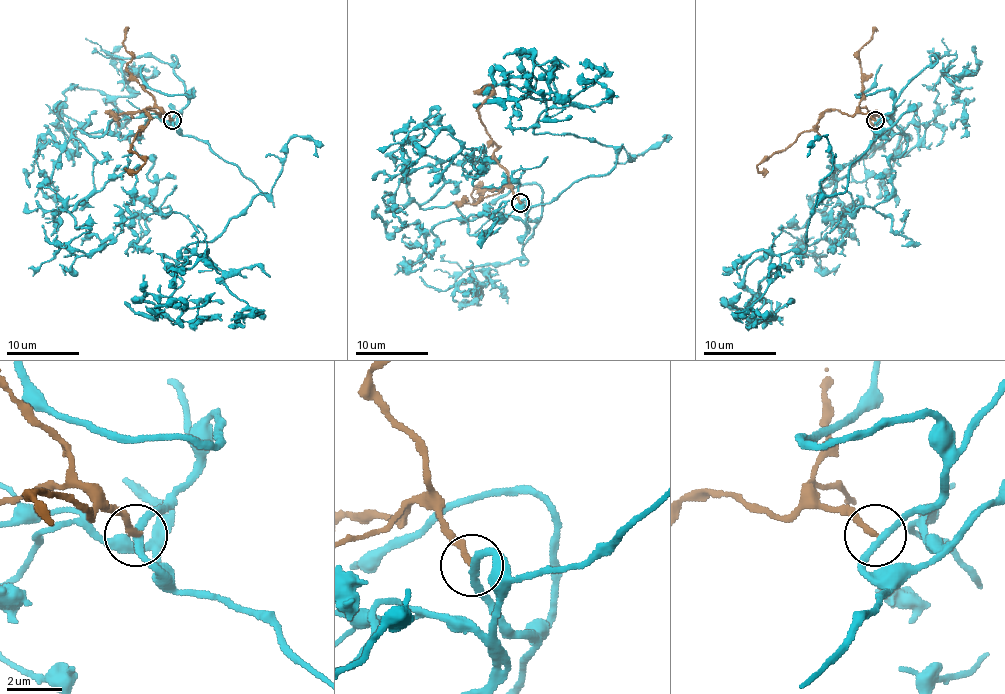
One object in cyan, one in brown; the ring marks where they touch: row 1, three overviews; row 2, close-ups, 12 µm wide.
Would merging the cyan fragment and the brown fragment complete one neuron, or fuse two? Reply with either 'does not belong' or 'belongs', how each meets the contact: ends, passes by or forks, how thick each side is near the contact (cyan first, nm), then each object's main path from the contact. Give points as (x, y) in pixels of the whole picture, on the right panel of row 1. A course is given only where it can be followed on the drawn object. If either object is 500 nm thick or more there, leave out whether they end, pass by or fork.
does not belong; cyan passes by; brown ends; calibres 260 and 220 nm; course cyan (876, 120), (892, 124), (836, 176), (819, 211), (781, 227), (803, 253), (845, 234), (857, 245); course brown (876, 120), (863, 113), (843, 114), (830, 109), (819, 122), (759, 164), (759, 171), (763, 171), (763, 167)

